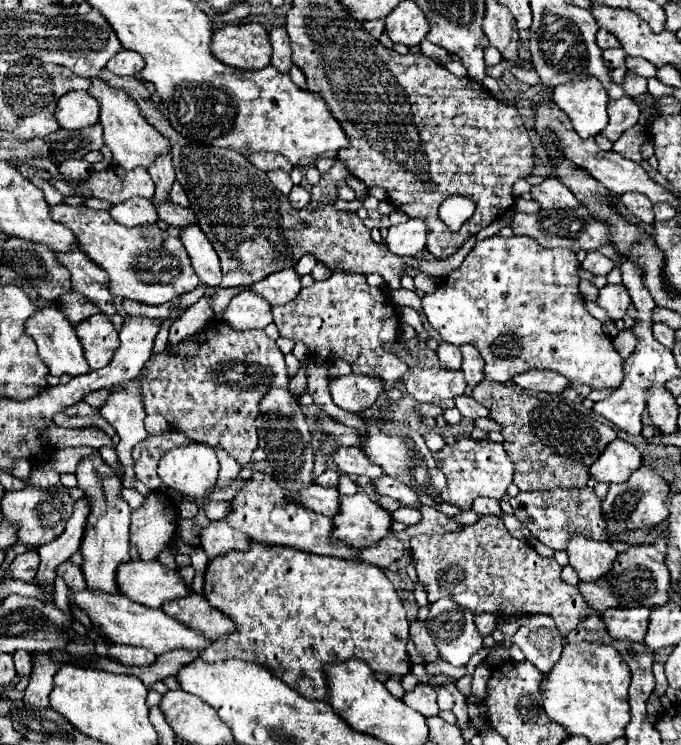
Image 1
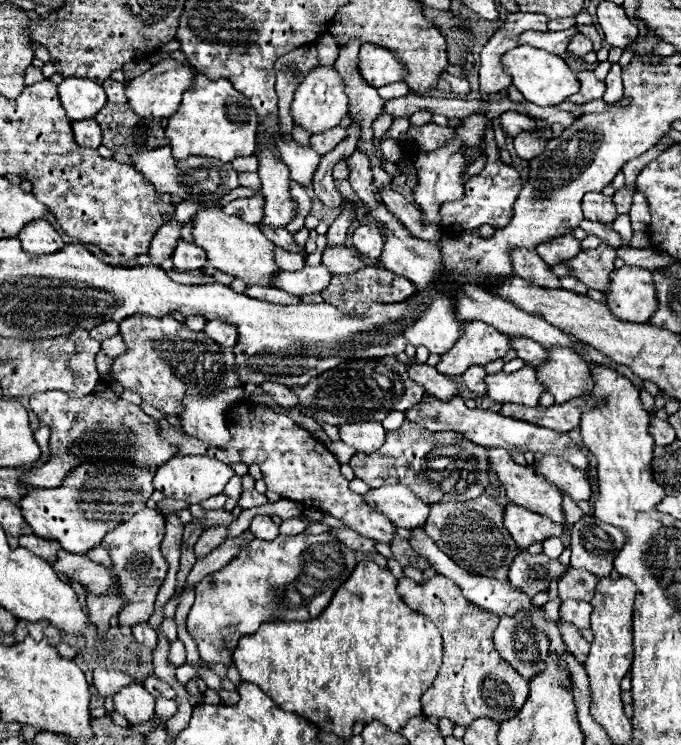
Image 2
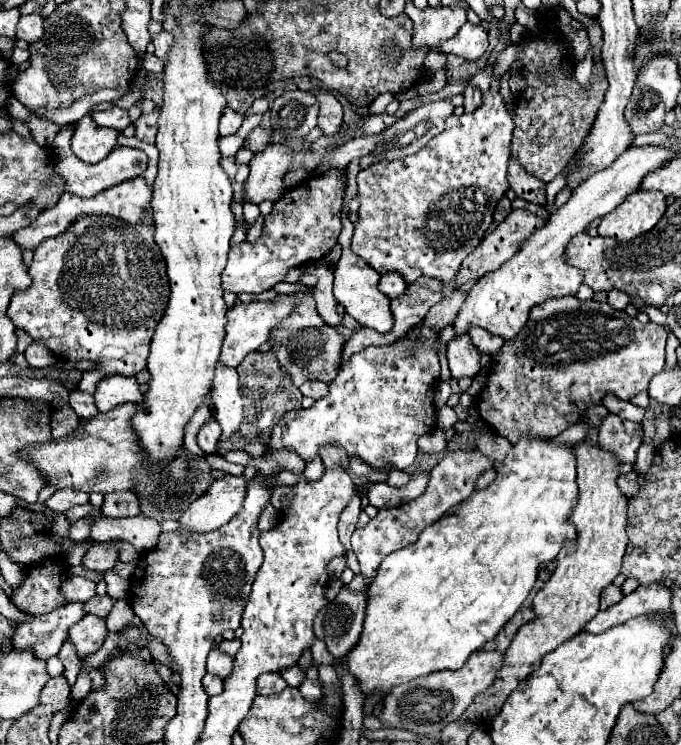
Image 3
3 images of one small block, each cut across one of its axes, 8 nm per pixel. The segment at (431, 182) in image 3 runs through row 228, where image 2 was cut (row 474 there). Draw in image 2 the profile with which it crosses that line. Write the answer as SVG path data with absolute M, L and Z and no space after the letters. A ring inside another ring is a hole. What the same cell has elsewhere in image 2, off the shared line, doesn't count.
M404 420L398 430L386 432L386 442L378 452L354 454L348 462L354 476L364 480L370 488L380 488L384 484L404 484L420 496L426 504L456 500L466 502L484 494L488 480L488 460L486 450L464 440L458 432L428 432L416 422ZM458 472L458 474L450 474Z

